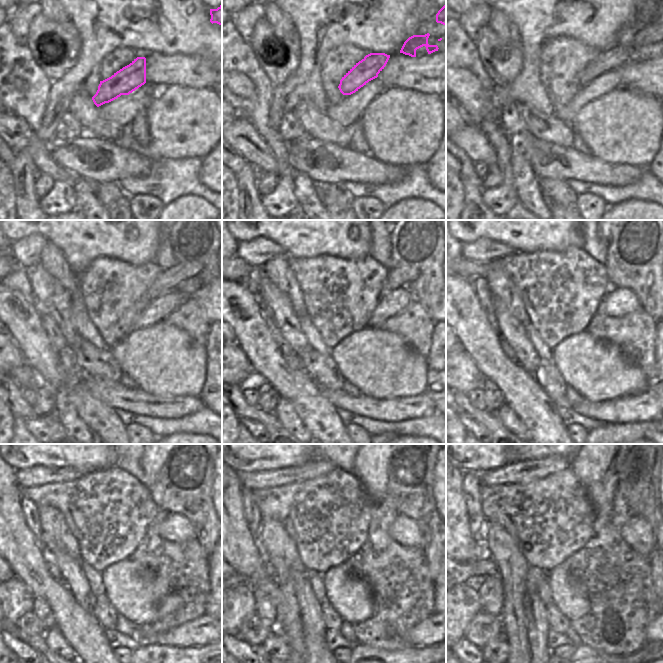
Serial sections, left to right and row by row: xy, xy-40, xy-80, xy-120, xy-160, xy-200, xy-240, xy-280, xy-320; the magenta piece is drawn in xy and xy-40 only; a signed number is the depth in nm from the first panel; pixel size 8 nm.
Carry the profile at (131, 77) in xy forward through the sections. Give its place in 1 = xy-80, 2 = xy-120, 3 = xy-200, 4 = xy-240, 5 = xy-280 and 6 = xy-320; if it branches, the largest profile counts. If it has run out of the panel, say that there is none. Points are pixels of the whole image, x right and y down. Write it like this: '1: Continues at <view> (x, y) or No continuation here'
1: Continues at xy-80 (627, 50)
2: Continues at xy-120 (182, 270)
3: Continues at xy-200 (635, 264)
4: Continues at xy-240 (199, 489)
5: Continues at xy-280 (423, 489)
6: Continues at xy-320 (646, 489).

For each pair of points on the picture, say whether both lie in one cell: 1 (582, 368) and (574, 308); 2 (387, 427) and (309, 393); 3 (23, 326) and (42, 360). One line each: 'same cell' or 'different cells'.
1: different cells
2: different cells
3: same cell

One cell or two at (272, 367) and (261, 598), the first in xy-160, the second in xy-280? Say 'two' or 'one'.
two

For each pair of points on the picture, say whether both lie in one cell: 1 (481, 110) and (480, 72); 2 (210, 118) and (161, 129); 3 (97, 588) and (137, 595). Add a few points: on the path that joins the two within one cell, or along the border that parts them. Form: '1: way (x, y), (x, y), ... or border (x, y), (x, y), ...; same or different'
1: border (461, 68), (469, 70), (491, 95); different
2: way (198, 118), (183, 122), (173, 129); same
3: border (101, 573), (101, 583), (104, 592); different

